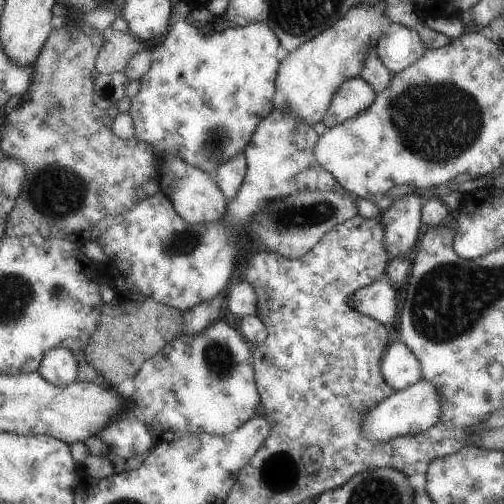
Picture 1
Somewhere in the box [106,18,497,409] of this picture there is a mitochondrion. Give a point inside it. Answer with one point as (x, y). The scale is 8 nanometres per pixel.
(438, 123)

